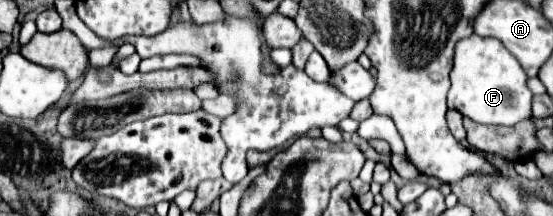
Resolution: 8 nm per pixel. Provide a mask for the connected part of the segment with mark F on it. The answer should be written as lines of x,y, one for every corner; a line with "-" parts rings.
477,34
467,36
455,44
453,68
451,68
451,90
447,106
461,112
479,124
515,126
517,122
531,118
531,90
527,88
527,74
521,64
497,38
481,38

